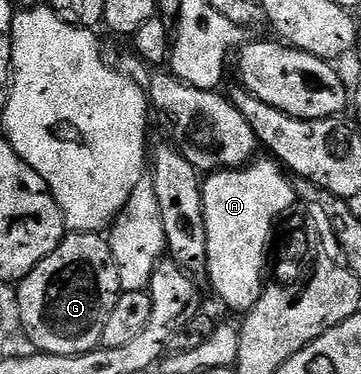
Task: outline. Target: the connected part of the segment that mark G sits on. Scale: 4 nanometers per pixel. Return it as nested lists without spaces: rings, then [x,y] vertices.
[[[69,232],[64,242],[55,249],[30,275],[19,282],[16,293],[16,309],[20,312],[20,325],[28,336],[33,350],[50,355],[82,355],[91,349],[101,348],[102,331],[114,303],[118,303],[122,292],[118,279],[118,267],[114,263],[112,249],[99,233]]]

